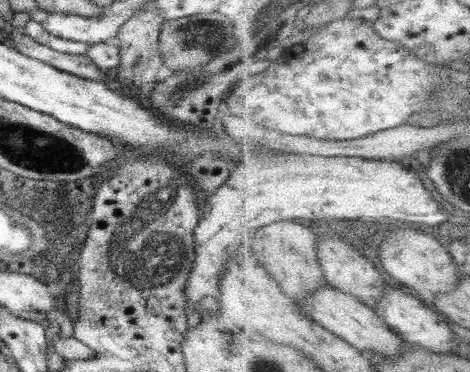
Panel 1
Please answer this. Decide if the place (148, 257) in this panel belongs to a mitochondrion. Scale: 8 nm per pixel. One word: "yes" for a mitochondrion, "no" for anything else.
yes

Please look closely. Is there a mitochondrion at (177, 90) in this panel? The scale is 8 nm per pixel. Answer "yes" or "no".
yes

